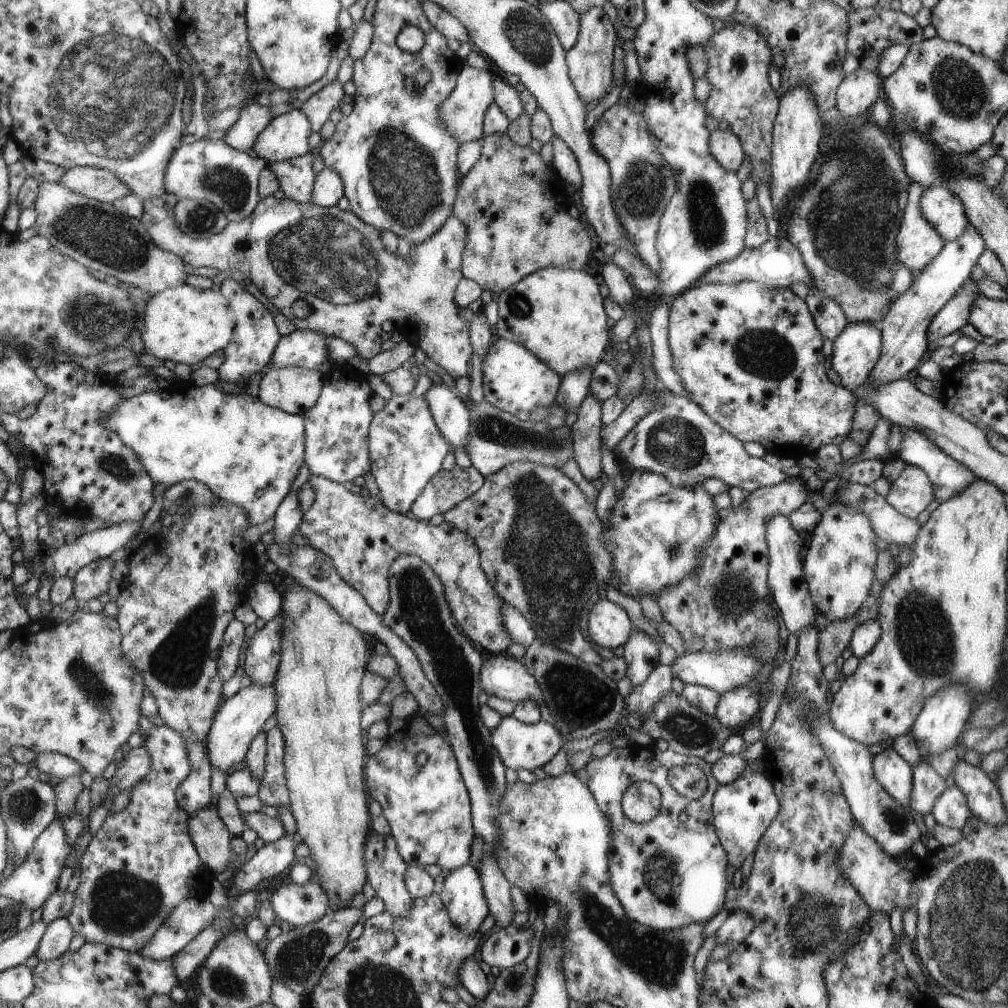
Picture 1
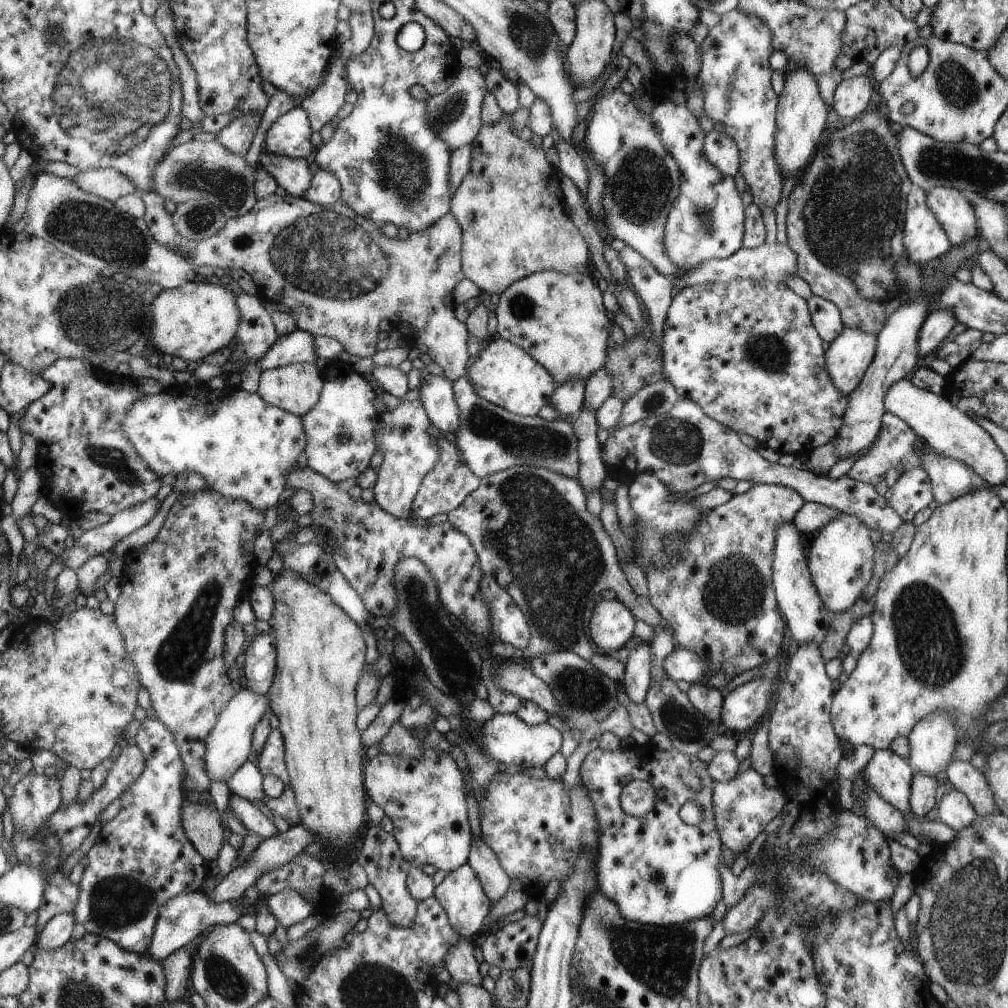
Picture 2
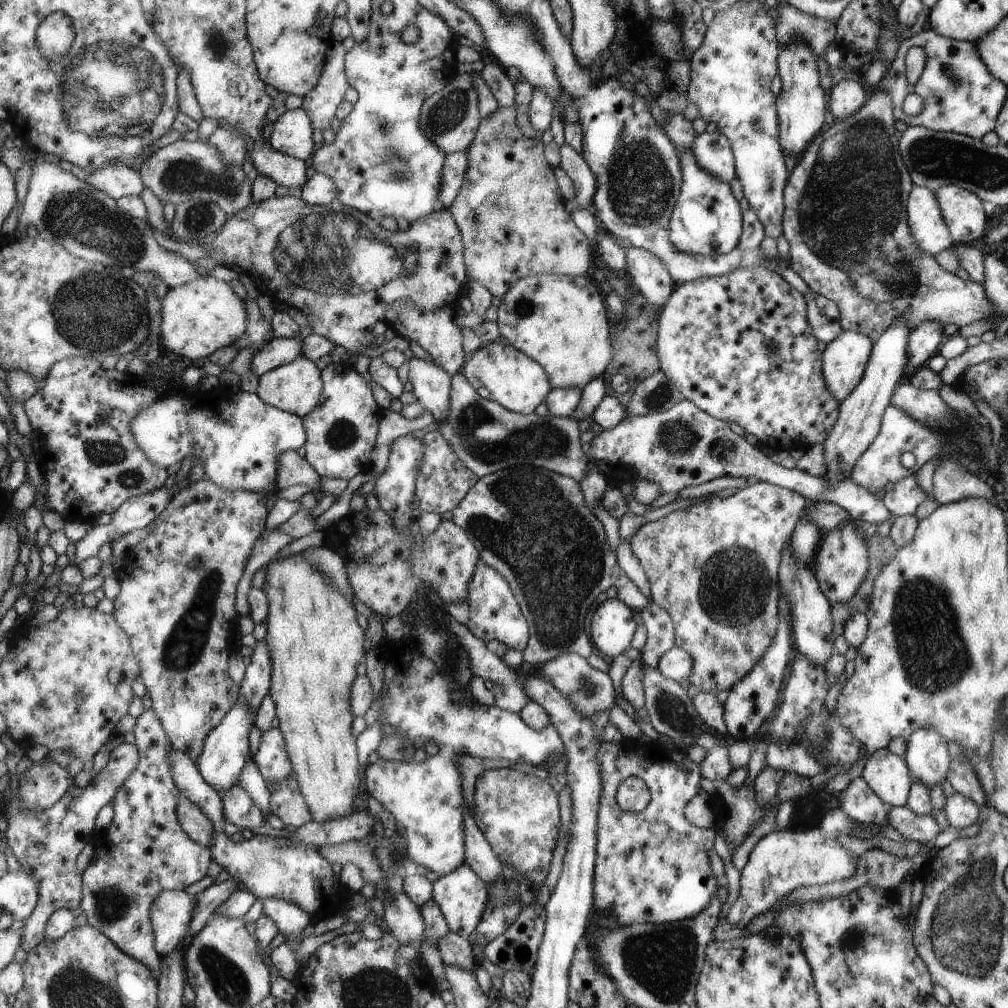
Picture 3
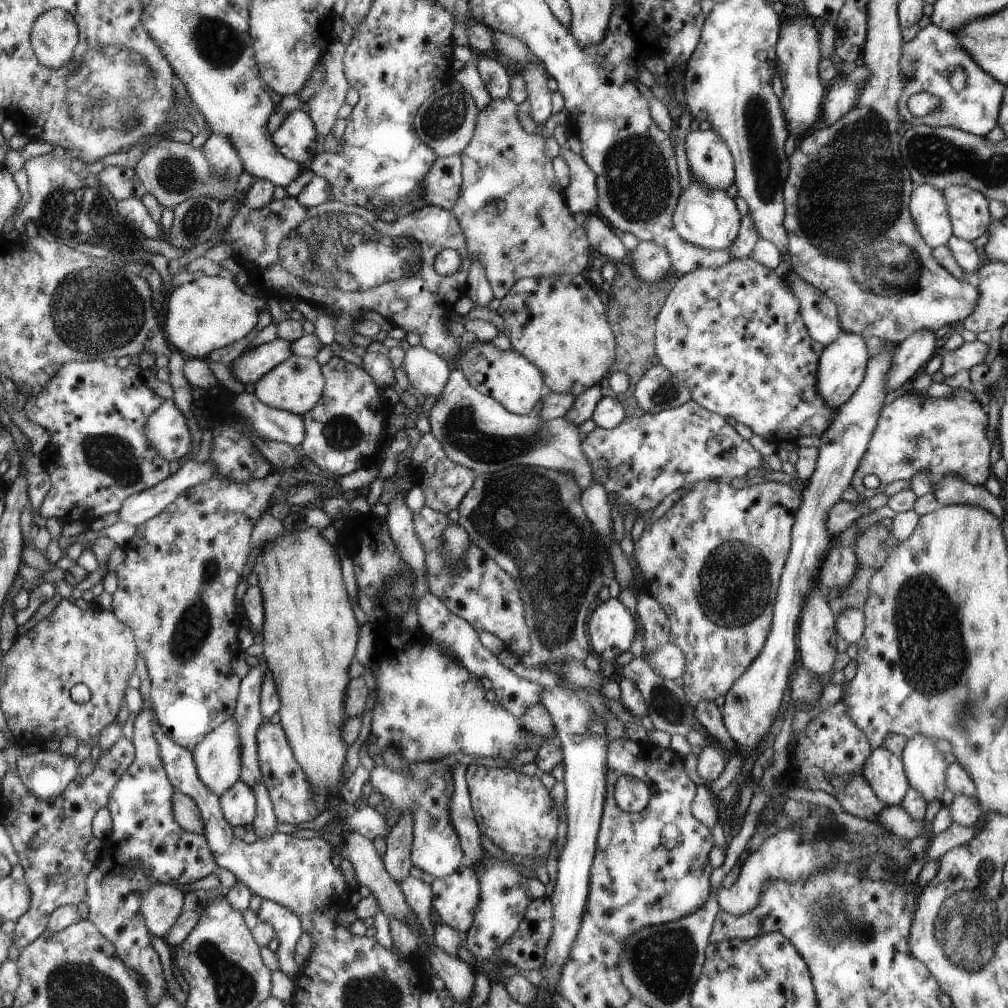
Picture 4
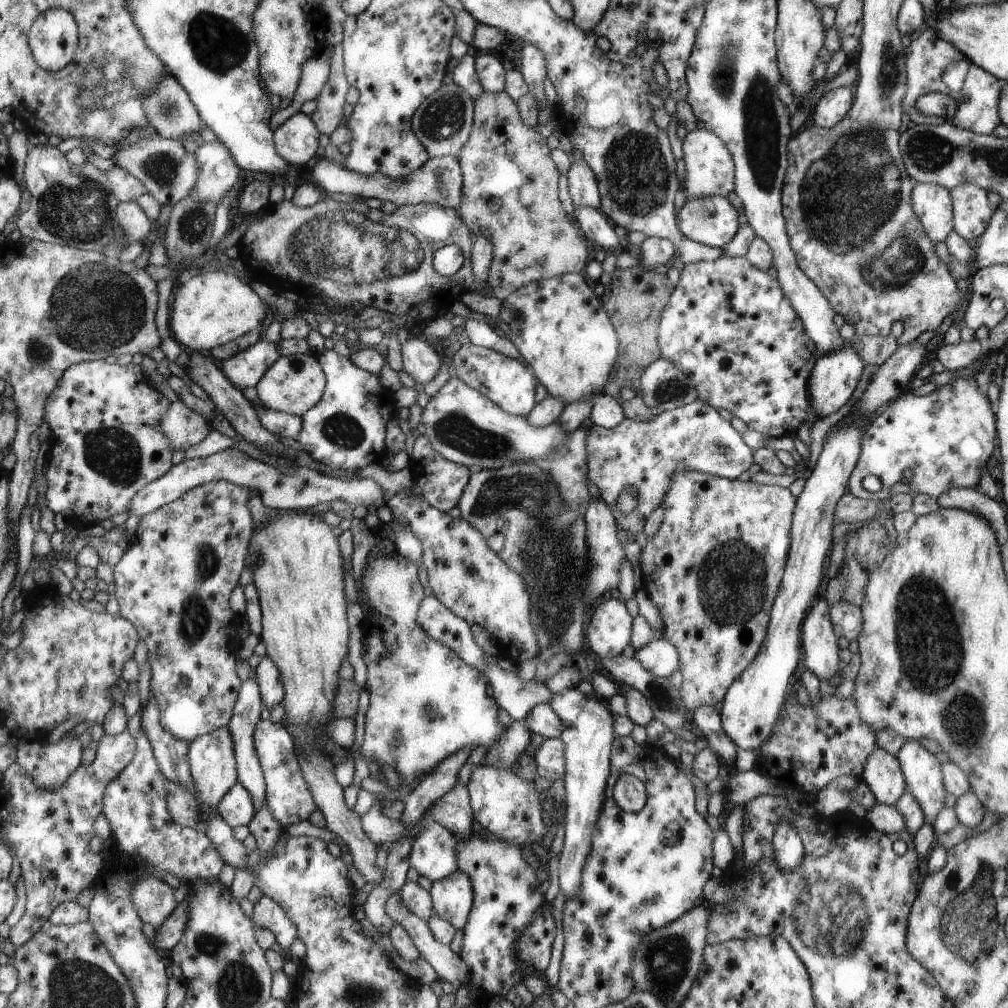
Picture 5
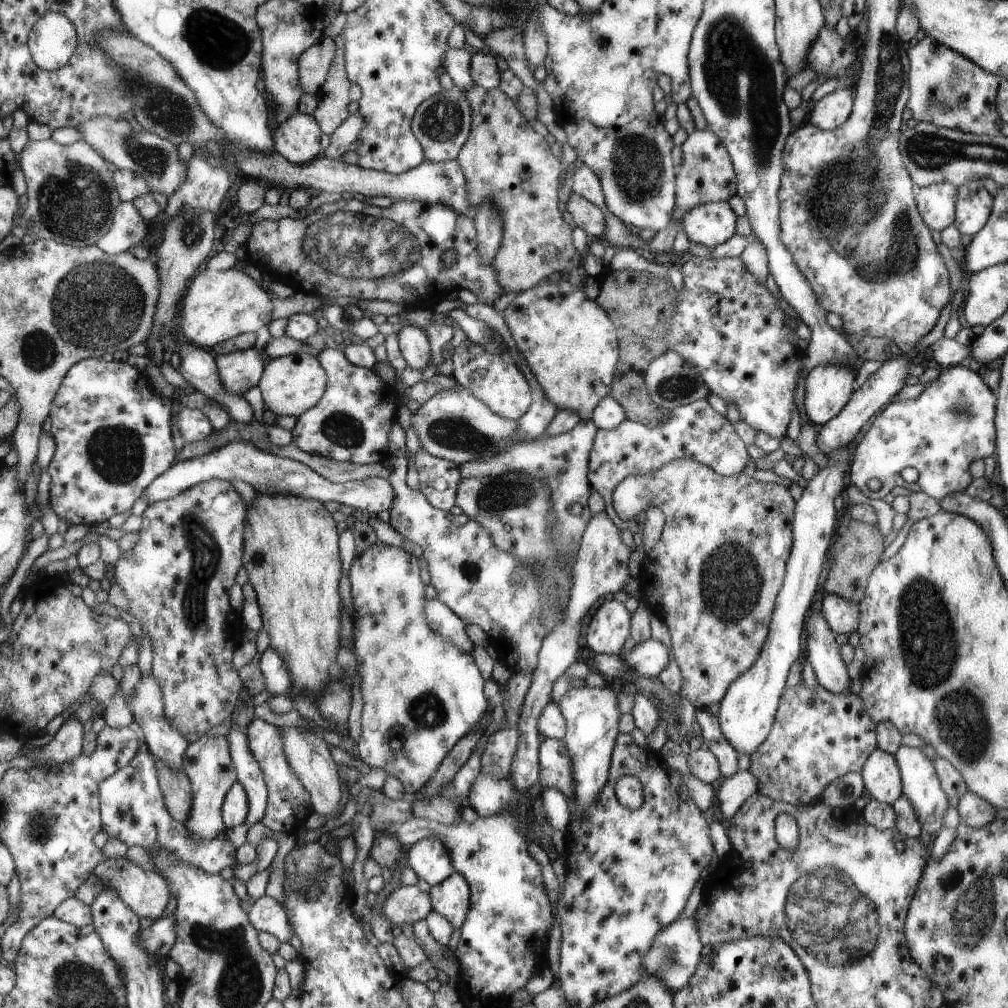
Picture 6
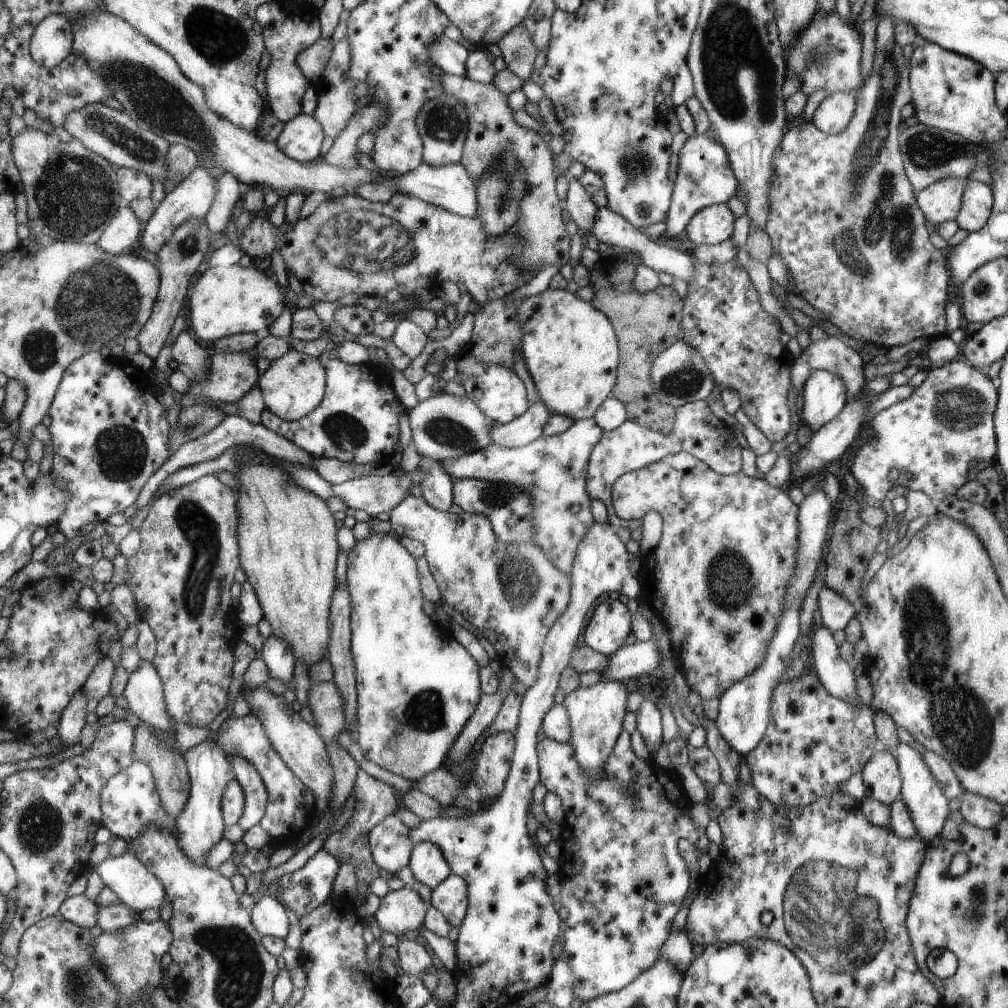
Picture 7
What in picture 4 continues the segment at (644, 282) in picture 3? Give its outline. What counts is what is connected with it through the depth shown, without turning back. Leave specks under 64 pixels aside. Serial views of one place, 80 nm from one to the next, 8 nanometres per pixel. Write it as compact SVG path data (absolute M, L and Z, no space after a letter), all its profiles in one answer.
M639 241L626 256L624 266L631 268L643 282L656 283L670 272L670 256L663 245Z

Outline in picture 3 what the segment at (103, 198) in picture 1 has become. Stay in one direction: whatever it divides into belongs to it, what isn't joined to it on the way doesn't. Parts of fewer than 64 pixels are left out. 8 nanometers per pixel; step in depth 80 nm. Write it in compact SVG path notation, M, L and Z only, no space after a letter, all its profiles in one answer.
M107 164L91 173L87 181L95 188L105 191L114 199L131 195L141 195L146 189L142 174L139 170L129 168L126 164Z

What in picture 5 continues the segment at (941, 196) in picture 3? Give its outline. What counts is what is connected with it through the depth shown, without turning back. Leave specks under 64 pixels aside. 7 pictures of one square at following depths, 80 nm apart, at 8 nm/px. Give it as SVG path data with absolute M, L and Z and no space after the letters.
M960 182L949 192L953 229L965 240L977 238L986 229L993 212L987 191L975 183Z

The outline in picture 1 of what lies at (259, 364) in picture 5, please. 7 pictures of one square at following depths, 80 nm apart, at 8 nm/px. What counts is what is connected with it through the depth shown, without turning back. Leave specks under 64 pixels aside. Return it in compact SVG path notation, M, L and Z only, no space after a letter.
M293 329L293 332L281 336L269 361L275 368L298 366L315 369L324 361L332 368L345 364L327 359L326 336L309 329Z

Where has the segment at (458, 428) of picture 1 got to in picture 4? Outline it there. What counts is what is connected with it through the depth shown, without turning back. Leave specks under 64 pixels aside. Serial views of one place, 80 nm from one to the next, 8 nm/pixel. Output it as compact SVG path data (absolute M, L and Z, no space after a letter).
M420 343L405 351L403 368L410 390L418 395L419 400L426 395L432 395L436 400L450 376L451 366Z

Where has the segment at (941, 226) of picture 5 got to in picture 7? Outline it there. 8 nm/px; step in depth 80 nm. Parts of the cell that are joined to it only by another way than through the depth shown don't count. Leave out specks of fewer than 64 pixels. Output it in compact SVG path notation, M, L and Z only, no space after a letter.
M947 177L936 180L918 192L918 205L934 226L953 221L960 209L965 179Z

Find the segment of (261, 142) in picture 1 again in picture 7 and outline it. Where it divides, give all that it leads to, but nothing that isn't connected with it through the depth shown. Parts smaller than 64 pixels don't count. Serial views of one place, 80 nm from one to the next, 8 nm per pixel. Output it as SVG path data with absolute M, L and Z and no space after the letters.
M299 113L297 117L286 122L274 143L289 158L300 163L311 162L321 152L323 131L321 123L315 117Z

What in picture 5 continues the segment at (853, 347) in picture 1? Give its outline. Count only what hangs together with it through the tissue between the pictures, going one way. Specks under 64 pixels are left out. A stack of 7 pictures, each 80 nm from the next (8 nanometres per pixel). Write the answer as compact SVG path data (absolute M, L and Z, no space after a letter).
M847 342L835 351L821 355L814 360L814 368L810 370L808 394L810 407L817 419L835 412L847 403L864 365L858 351Z

